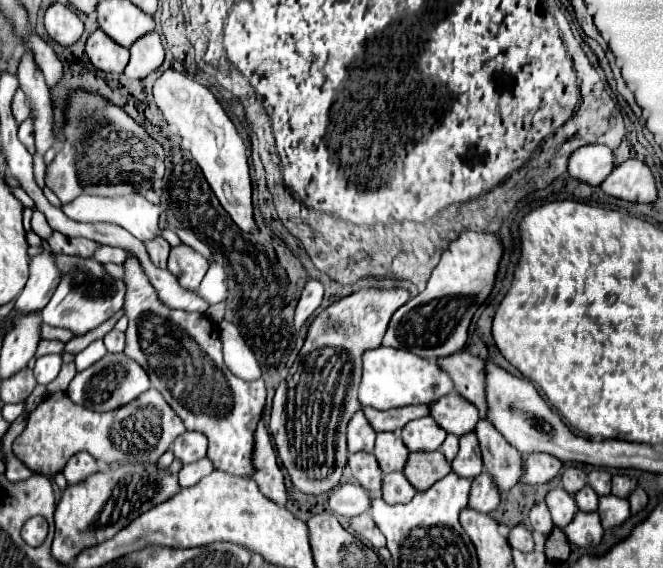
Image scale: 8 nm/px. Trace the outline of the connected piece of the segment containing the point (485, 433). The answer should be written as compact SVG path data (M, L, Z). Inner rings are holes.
M479 420L475 432L479 438L485 470L493 476L501 494L511 490L511 486L521 478L523 456L491 426L491 422Z

